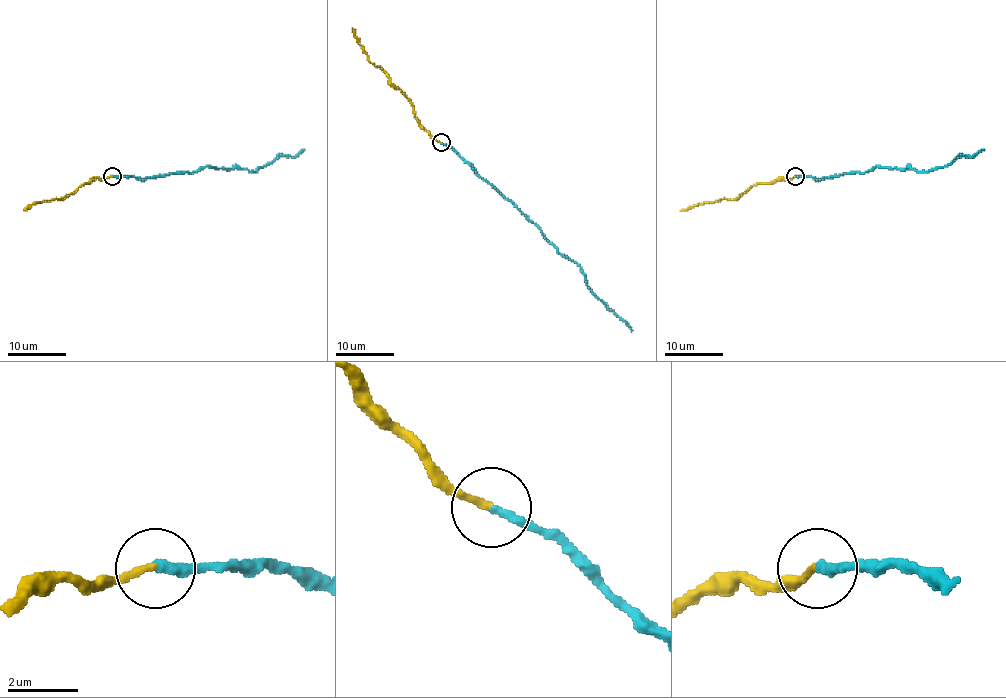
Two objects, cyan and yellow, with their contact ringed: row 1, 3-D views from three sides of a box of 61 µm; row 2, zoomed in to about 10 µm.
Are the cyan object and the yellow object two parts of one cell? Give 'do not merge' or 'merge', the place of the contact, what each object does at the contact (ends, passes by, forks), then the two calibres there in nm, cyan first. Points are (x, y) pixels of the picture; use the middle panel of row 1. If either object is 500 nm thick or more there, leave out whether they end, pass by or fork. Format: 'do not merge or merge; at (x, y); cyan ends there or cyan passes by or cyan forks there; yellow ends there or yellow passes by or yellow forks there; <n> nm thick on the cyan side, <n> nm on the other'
merge; at (441, 142); cyan ends there; yellow ends there; 260 nm thick on the cyan side, 200 nm on the other

